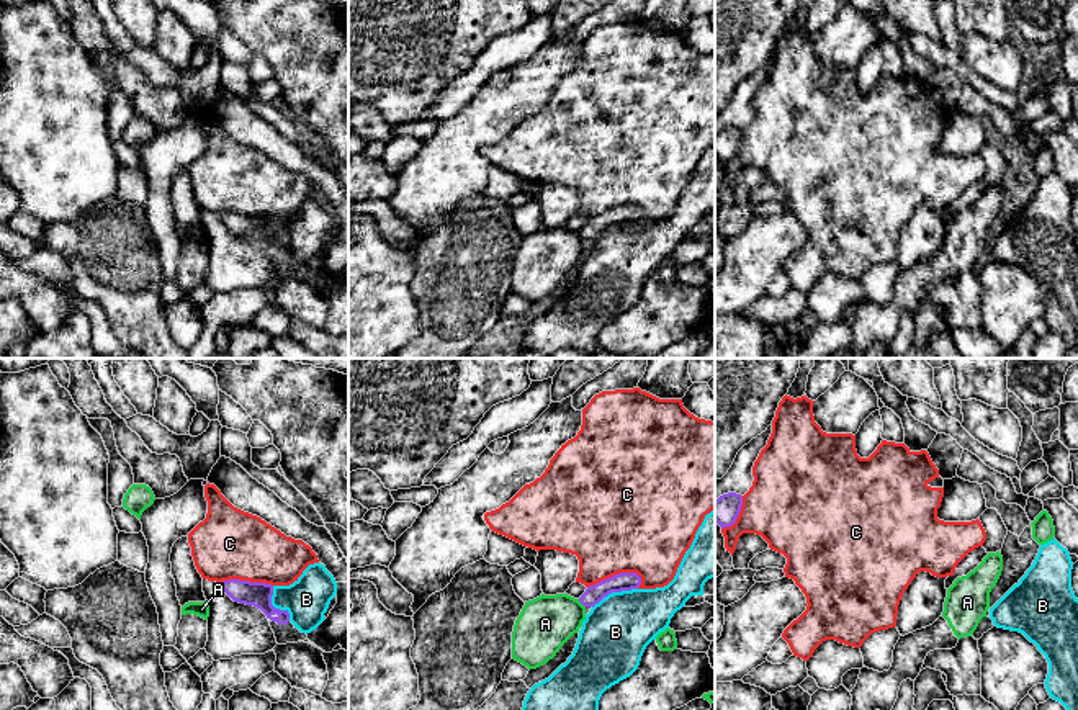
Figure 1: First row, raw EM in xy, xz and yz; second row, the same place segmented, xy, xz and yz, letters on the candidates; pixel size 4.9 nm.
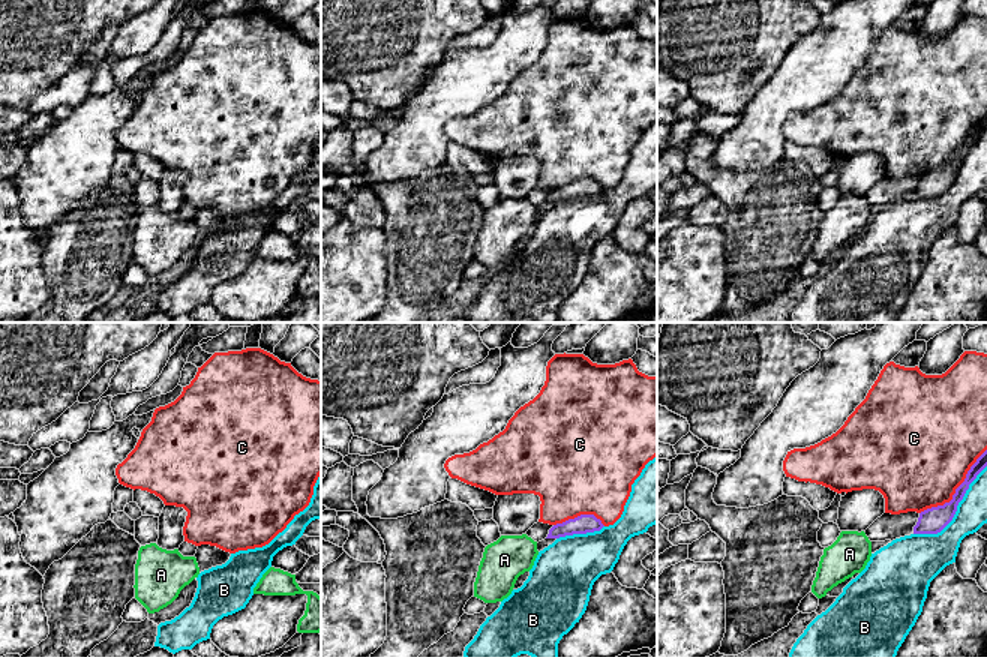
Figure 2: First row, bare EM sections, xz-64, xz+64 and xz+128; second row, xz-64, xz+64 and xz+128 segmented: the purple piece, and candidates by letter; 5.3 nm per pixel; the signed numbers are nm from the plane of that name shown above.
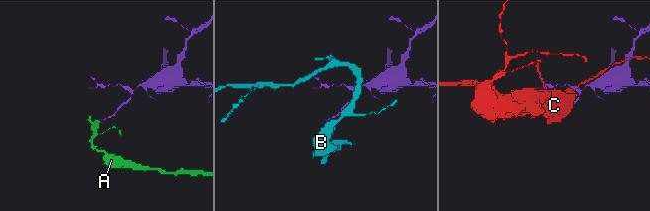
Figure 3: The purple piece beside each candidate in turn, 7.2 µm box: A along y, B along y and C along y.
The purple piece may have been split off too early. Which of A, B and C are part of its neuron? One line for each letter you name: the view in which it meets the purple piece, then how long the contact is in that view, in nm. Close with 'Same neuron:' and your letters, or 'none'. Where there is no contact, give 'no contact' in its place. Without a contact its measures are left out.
Same neuron: none

